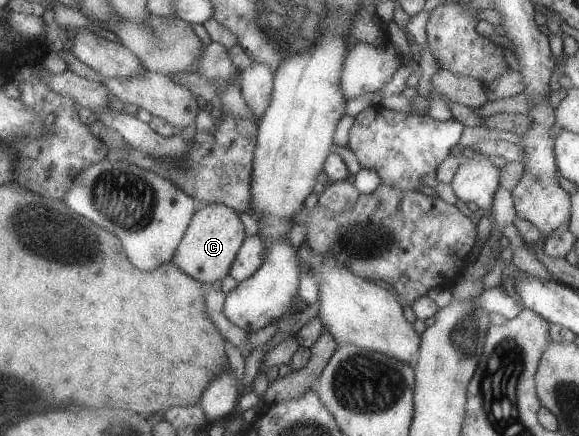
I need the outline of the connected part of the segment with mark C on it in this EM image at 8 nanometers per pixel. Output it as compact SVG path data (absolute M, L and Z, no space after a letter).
M208 204L196 212L182 243L178 246L173 262L202 283L214 283L231 275L238 252L245 244L247 229L241 214L226 204Z

